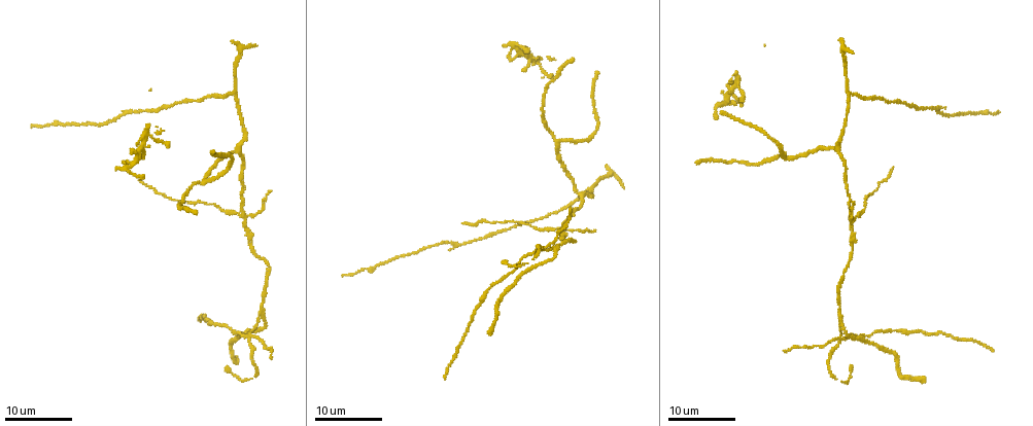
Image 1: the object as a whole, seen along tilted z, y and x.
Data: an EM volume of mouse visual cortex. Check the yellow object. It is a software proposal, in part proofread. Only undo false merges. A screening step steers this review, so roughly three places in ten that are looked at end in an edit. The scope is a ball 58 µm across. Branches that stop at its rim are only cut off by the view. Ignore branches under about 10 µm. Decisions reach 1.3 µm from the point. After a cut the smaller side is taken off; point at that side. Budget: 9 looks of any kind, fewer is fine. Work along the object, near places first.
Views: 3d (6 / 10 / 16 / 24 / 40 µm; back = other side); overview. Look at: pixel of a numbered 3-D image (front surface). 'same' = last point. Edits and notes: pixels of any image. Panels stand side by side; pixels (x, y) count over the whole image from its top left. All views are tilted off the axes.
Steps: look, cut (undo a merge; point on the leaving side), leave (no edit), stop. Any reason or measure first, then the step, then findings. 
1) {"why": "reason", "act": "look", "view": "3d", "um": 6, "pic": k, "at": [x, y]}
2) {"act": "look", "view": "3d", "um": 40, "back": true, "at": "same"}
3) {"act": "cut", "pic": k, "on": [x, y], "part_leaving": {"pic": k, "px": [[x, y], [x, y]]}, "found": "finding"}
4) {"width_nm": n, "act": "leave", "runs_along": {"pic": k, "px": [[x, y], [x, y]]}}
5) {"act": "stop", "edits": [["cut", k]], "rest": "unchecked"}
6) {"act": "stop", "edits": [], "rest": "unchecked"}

{"why": "three arms meet", "act": "look", "view": "3d", "um": 16, "pic": 1, "at": [578, 193]}

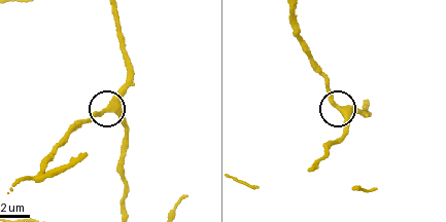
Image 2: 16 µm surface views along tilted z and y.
{"act": "look", "view": "3d", "um": 10, "pic": 2, "at": [340, 108]}

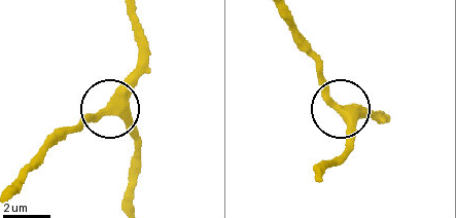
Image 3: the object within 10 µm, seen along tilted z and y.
{"arms": 3, "act": "leave", "runs_along": {"pic": 3, "px": [[135, 169], [134, 133], [115, 115], [98, 112], [61, 128]]}, "found": "continuous, no second neuron"}

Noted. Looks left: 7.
{"why": "four-way junction", "act": "look", "view": "3d", "um": 16, "pic": 1, "at": [242, 218]}

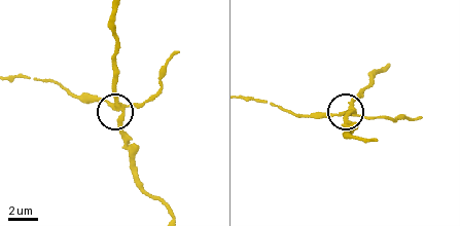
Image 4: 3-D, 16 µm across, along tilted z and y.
{"act": "look", "view": "3d", "um": 10, "pic": 4, "at": [119, 107]}

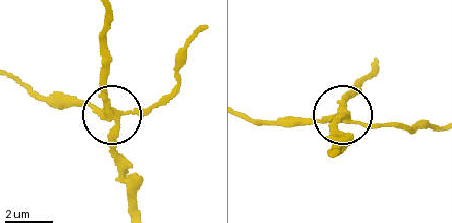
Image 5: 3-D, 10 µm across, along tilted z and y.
{"act": "cut", "pic": 5, "on": [82, 101], "part_leaving": {"pic": 5, "px": [[111, 112], [37, 98], [16, 81]]}, "found": "a second neuron is stuck on"}

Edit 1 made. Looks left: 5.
{"act": "look", "view": "overview"}

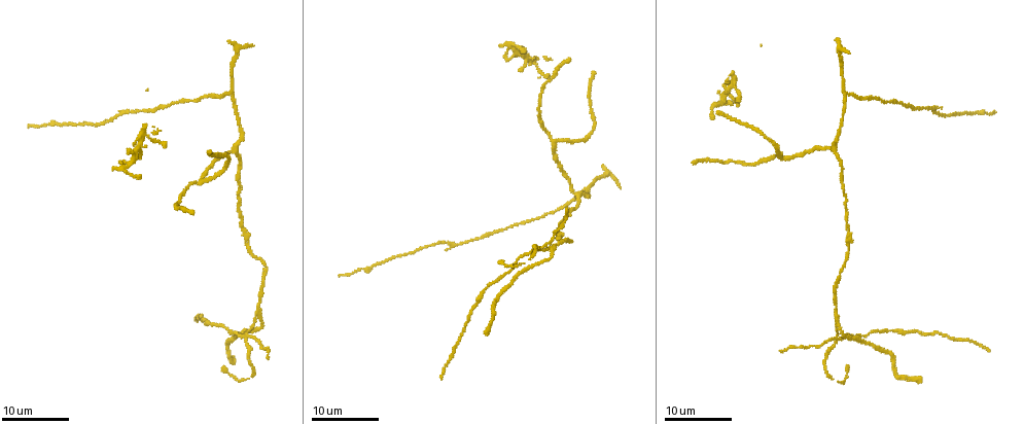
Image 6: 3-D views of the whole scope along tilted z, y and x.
{"why": "four or more arms meet", "act": "look", "view": "3d", "um": 16, "pic": 6, "at": [245, 335]}

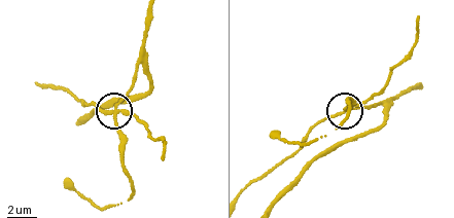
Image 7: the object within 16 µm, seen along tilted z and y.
{"act": "look", "view": "3d", "um": 10, "pic": 7, "at": [113, 113]}

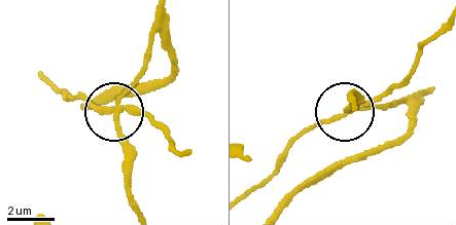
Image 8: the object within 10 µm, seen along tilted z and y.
{"side_arm_um": 14, "act": "cut", "pic": 8, "on": [144, 114], "part_leaving": {"pic": 8, "px": [[113, 109], [71, 99], [43, 79]]}, "found": "two neurons meet here"}

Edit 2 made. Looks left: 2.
{"act": "stop", "edits": [["cut", 5], ["cut", 8]], "rest": "unchecked"}

